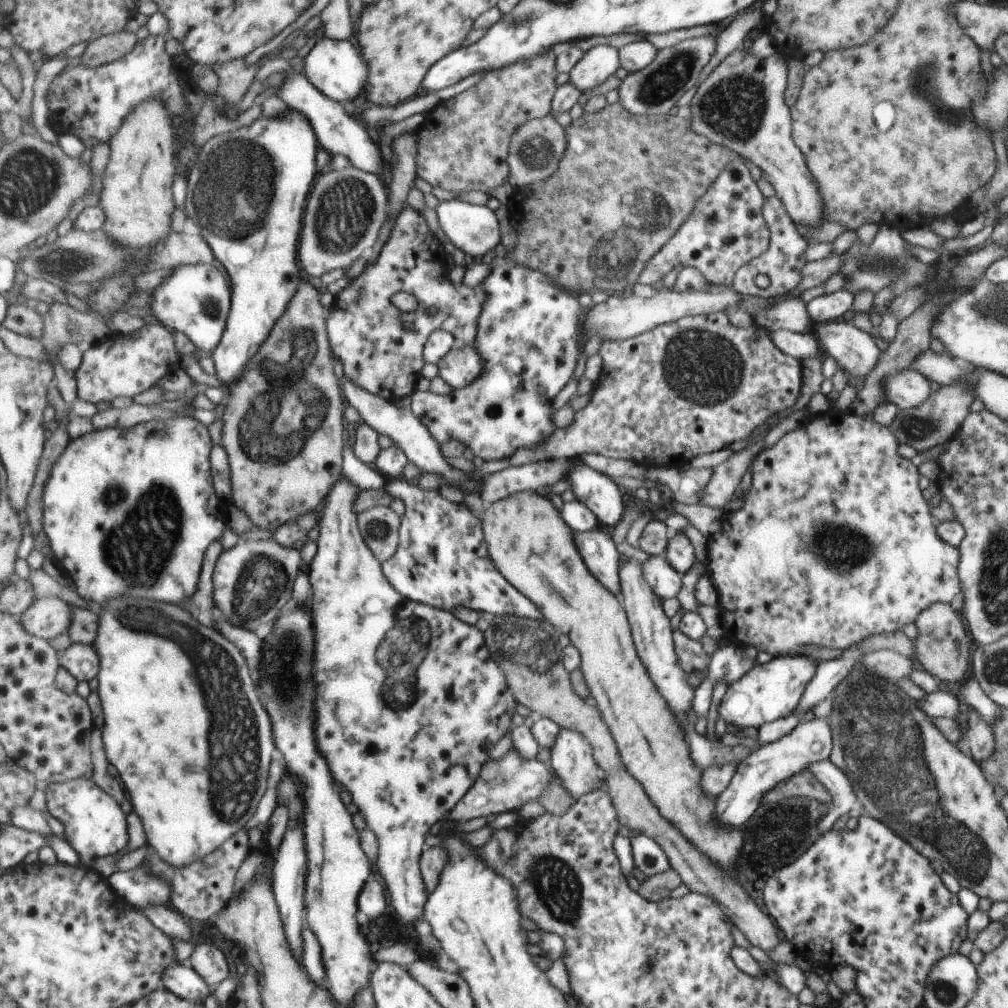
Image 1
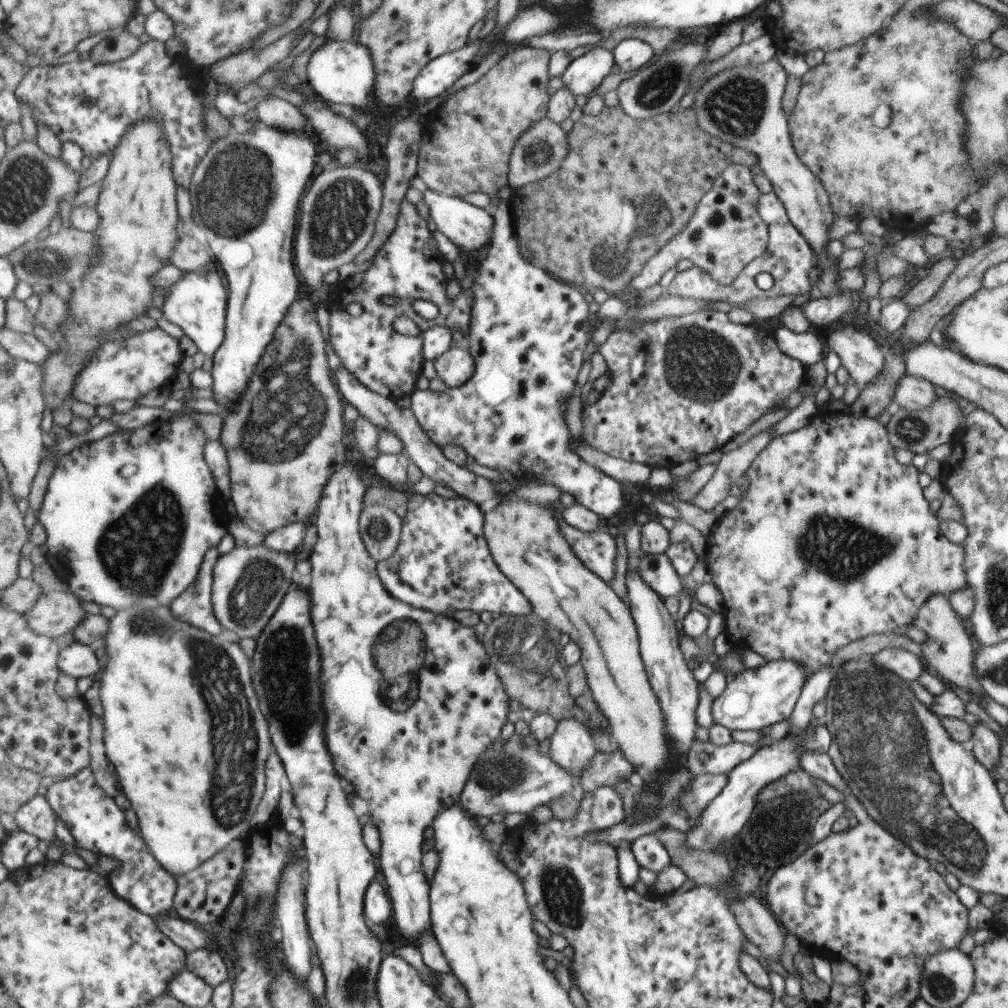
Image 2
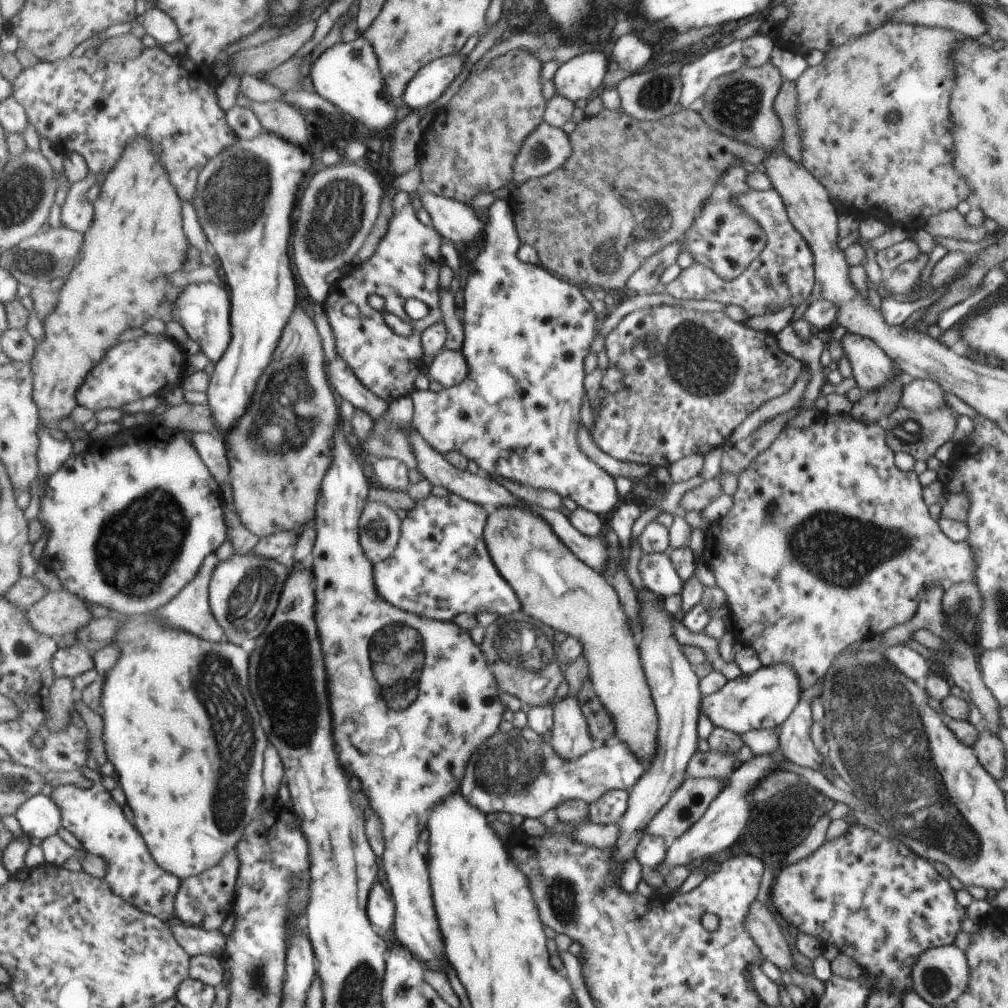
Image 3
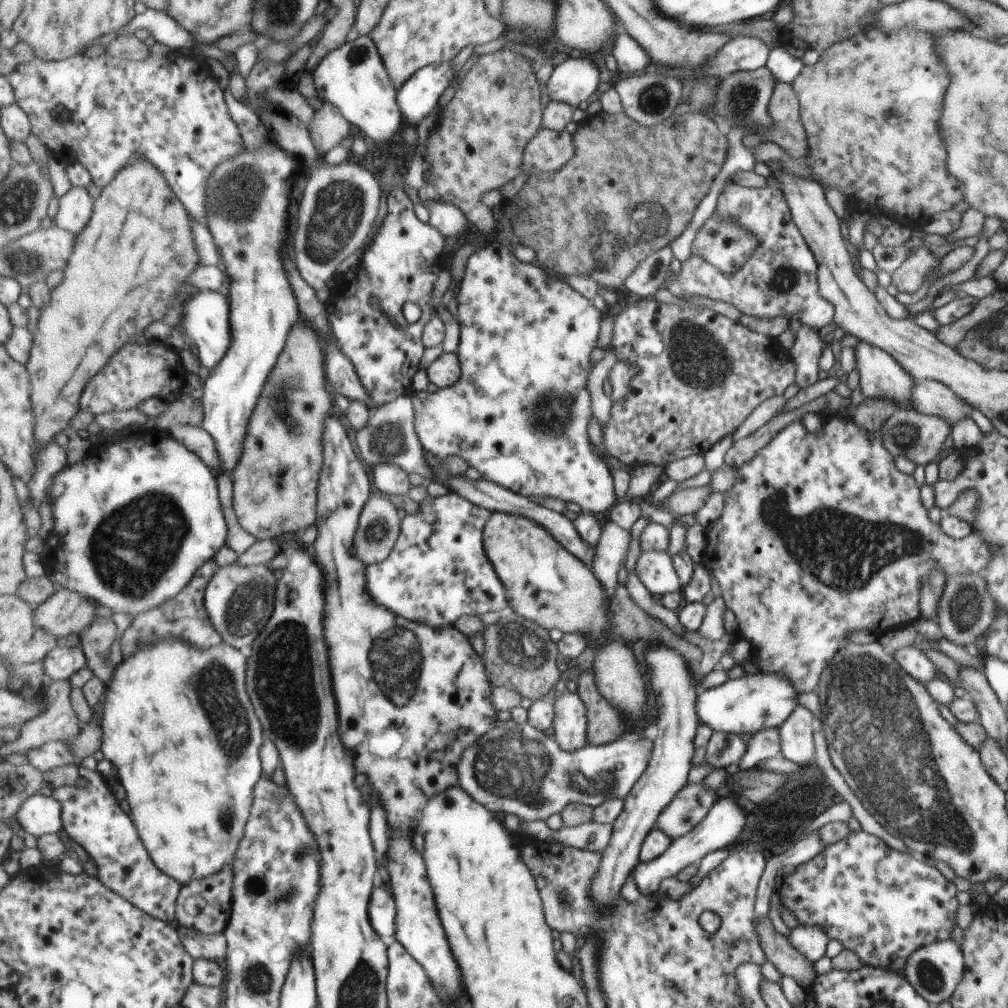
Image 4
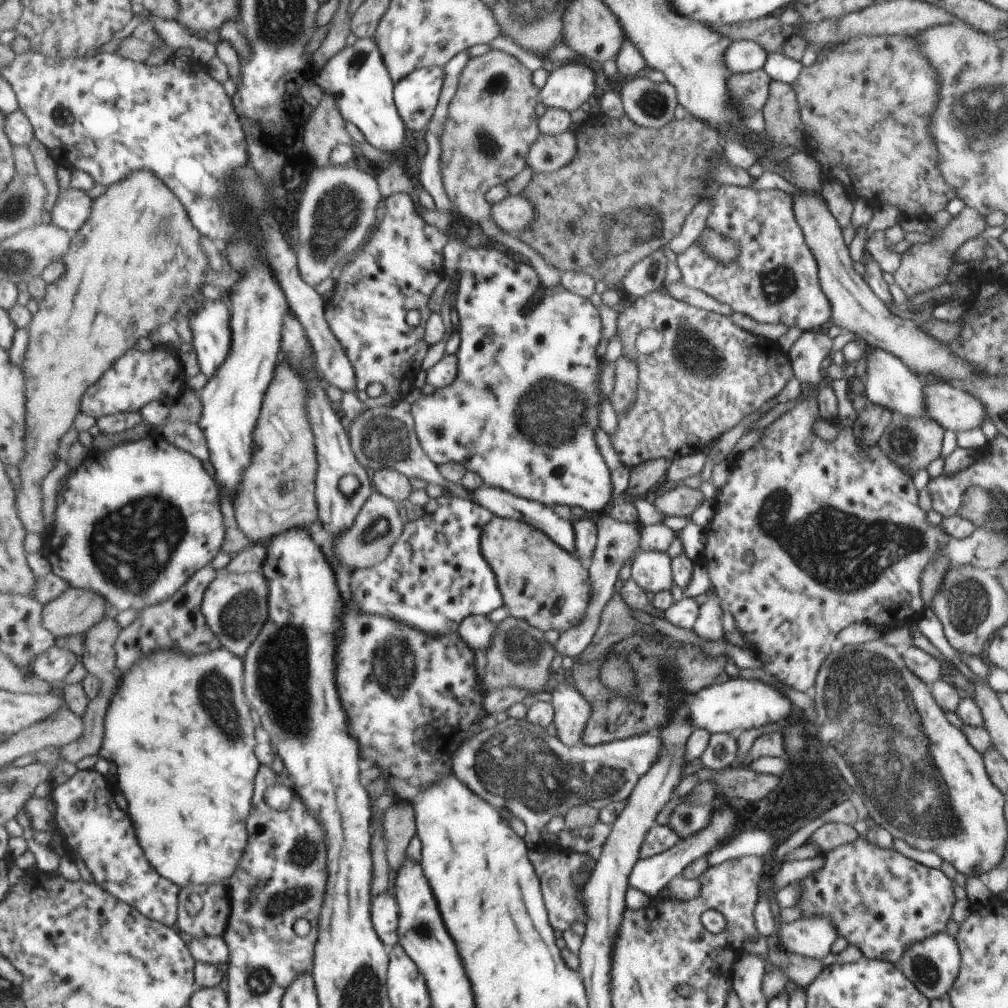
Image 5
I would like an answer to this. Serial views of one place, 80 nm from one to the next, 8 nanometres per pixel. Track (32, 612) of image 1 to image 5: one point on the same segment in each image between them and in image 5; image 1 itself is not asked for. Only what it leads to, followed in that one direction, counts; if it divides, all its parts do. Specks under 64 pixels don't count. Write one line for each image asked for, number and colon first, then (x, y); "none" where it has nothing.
2: (56, 613)
3: (61, 612)
4: (67, 612)
5: (77, 611)

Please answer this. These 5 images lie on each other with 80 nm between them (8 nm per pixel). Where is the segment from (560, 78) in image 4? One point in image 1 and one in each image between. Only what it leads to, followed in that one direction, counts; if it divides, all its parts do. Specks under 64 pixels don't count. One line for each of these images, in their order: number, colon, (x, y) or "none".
1: (598, 63)
2: (583, 75)
3: (580, 78)

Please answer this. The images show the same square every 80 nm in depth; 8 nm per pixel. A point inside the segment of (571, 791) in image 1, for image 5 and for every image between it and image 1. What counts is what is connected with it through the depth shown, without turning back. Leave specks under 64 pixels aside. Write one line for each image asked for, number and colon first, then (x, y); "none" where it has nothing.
2: (570, 746)
3: (569, 738)
4: (568, 725)
5: (571, 711)

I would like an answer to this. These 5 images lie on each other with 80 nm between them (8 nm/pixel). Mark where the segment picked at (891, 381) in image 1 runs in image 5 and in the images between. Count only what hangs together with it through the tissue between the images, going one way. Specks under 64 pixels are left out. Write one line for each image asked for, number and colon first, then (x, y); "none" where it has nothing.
2: (912, 393)
3: (922, 396)
4: (931, 398)
5: (957, 411)

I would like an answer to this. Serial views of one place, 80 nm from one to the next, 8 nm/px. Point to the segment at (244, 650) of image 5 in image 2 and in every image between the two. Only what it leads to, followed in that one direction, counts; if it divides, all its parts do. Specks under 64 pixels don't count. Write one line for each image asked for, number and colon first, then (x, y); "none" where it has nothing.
2: (250, 584)
3: (244, 592)
4: (240, 600)

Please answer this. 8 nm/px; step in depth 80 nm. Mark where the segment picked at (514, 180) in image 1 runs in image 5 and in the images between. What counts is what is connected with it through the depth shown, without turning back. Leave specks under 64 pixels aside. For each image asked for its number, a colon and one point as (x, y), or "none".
2: (542, 149)
3: (546, 149)
4: (549, 150)
5: (552, 152)

